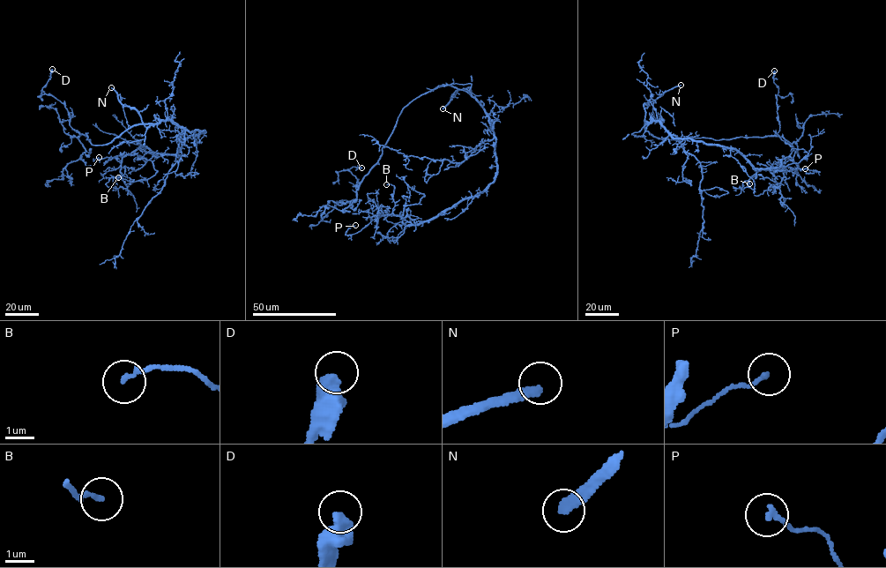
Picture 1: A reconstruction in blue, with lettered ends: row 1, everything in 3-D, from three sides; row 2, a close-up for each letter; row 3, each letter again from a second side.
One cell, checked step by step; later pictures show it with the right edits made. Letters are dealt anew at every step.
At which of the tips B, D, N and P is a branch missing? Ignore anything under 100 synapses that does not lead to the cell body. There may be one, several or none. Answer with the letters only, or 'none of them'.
N

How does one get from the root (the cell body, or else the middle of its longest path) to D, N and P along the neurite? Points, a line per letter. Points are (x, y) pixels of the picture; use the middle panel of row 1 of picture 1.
D: (474, 97), (448, 85), (416, 97), (404, 108), (380, 159), (356, 189), (357, 179), (344, 169), (361, 168)
N: (474, 97), (469, 87), (457, 89), (442, 108)
P: (474, 97), (495, 140), (494, 181), (417, 224), (382, 215), (346, 234), (355, 225)

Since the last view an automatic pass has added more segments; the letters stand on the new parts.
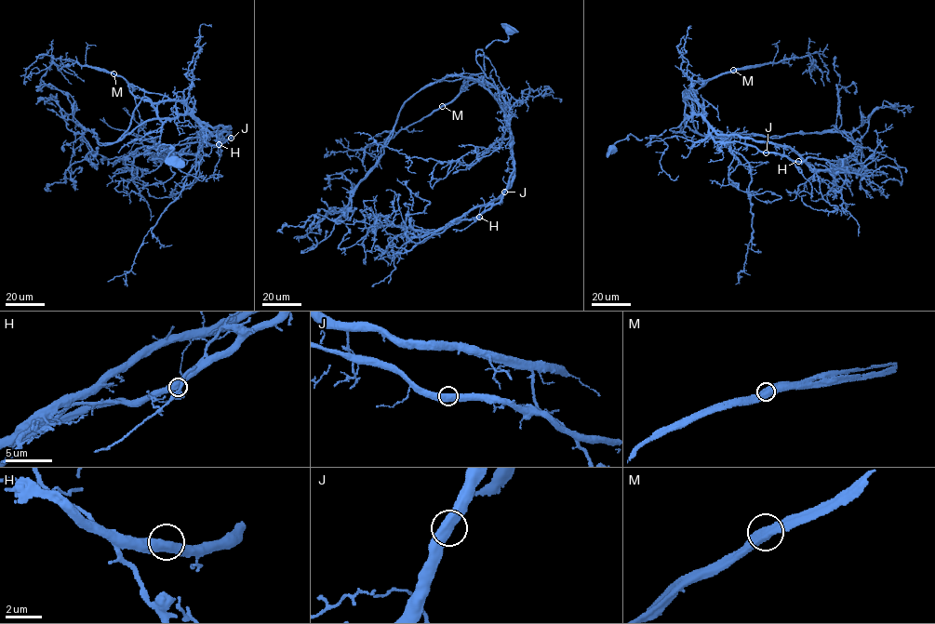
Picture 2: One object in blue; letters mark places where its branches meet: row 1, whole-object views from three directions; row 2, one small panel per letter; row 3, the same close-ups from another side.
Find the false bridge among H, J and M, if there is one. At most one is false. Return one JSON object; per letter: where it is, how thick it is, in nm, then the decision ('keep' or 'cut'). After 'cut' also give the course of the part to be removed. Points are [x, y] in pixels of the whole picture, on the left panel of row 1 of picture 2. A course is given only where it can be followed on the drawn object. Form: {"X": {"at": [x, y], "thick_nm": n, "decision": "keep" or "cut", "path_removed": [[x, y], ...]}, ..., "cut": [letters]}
{"H": {"at": [219, 144], "thick_nm": 550, "decision": "keep"}, "J": {"at": [231, 138], "thick_nm": 550, "decision": "keep"}, "M": {"at": [113, 73], "thick_nm": 500, "decision": "cut", "path_removed": [[113, 73], [168, 98], [144, 97], [109, 144], [80, 125], [83, 143], [70, 163], [78, 173]]}, "cut": ["M"]}

